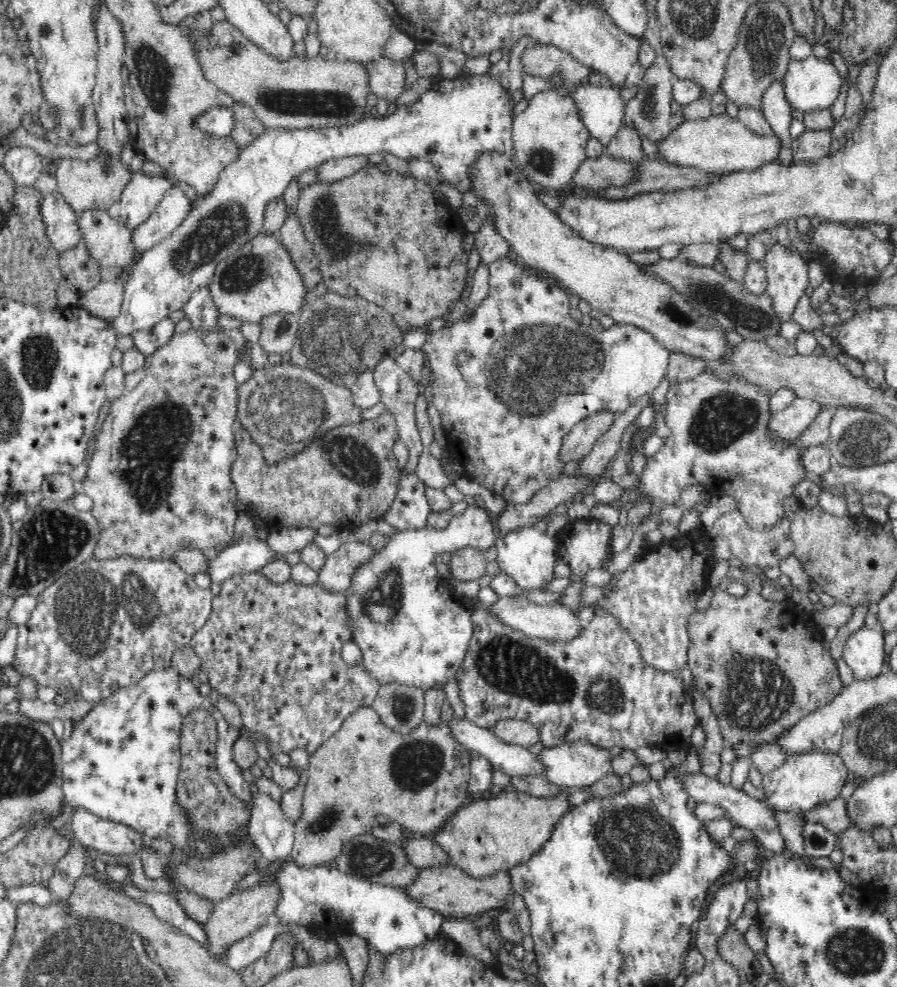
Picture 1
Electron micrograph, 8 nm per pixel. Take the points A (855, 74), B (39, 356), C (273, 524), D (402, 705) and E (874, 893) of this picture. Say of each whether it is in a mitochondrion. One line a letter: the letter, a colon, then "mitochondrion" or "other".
A: other
B: mitochondrion
C: other
D: mitochondrion
E: other

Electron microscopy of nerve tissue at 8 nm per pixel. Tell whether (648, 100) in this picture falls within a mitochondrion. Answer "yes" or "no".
yes

